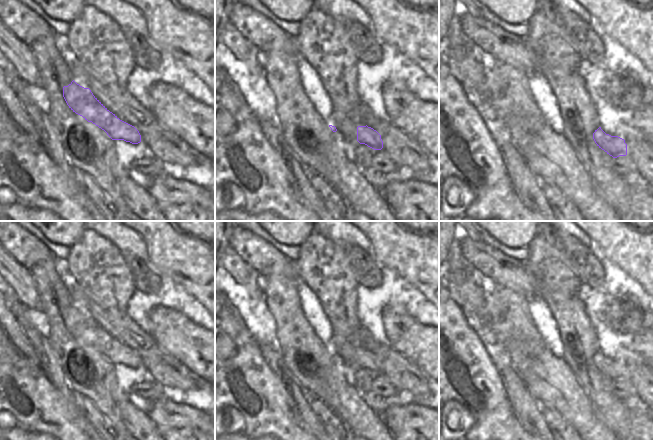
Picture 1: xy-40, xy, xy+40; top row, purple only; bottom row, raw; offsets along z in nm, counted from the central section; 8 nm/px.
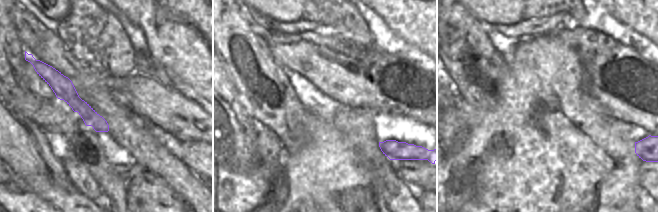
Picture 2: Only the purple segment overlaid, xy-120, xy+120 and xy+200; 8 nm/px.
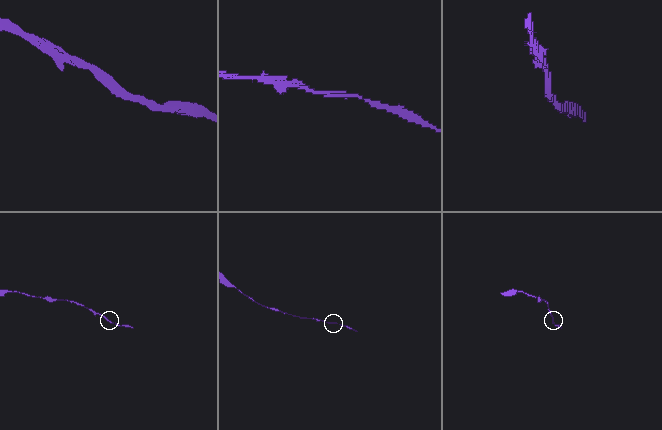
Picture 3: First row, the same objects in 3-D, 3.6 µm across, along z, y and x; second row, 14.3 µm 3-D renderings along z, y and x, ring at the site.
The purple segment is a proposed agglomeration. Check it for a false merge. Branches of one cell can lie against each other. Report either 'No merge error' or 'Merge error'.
No merge error.

